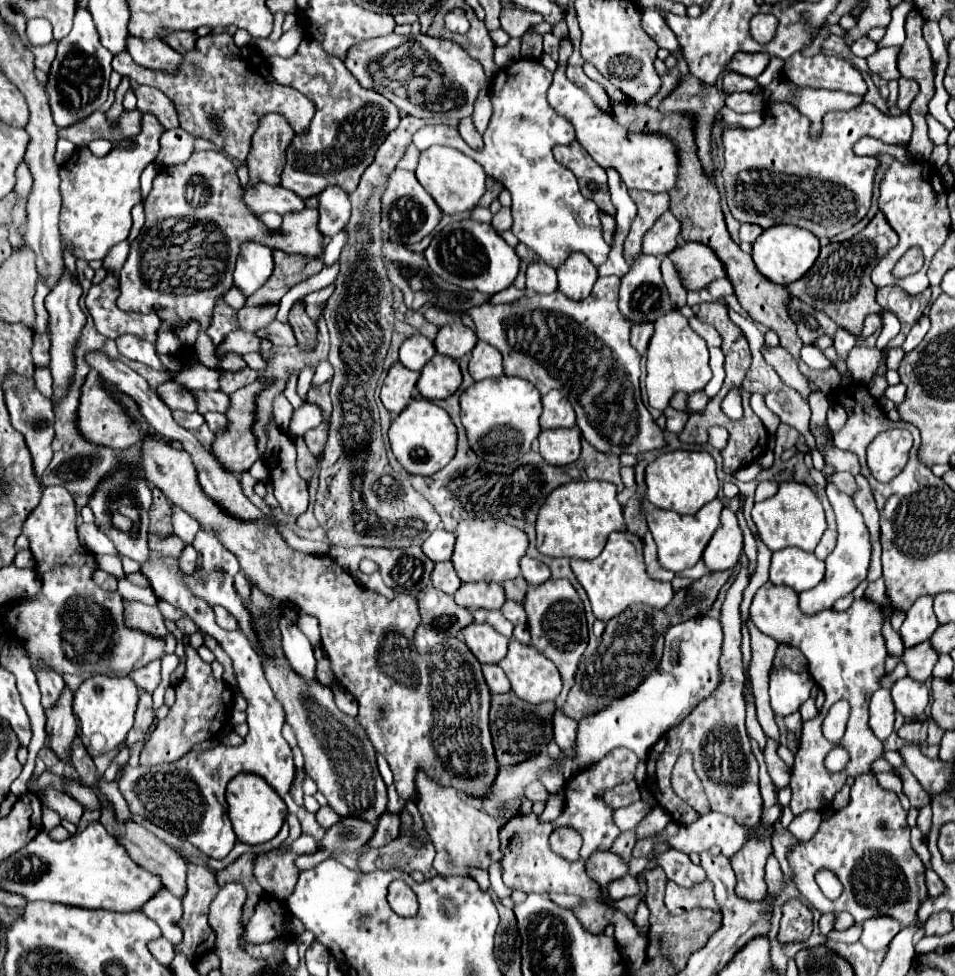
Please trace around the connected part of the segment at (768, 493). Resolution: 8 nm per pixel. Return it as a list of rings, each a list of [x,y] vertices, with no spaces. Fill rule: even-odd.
[[[763,481],[758,484],[755,491],[755,501],[760,502],[772,497],[778,490],[778,483],[774,481]]]

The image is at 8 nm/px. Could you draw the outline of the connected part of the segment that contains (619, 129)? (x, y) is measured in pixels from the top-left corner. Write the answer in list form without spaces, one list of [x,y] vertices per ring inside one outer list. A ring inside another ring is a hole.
[[[562,39],[558,67],[554,71],[552,87],[548,89],[548,103],[552,105],[552,109],[558,111],[562,117],[566,117],[574,125],[576,139],[584,145],[590,157],[604,169],[616,169],[628,189],[640,189],[650,193],[676,189],[676,183],[678,183],[676,145],[670,139],[656,133],[632,133],[626,127],[618,125],[610,113],[600,111],[584,89],[568,81],[566,65],[568,65],[570,53],[572,53],[572,43],[568,39]]]

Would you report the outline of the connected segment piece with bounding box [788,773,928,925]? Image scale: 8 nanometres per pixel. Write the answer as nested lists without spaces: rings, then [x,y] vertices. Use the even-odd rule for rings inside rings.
[[[872,773],[856,777],[852,785],[852,799],[848,807],[844,807],[842,811],[836,811],[828,821],[822,821],[818,833],[810,841],[796,845],[788,855],[788,861],[792,865],[794,883],[798,891],[802,893],[802,897],[812,907],[816,907],[820,913],[848,911],[856,923],[862,923],[864,919],[870,919],[872,915],[892,915],[900,919],[902,925],[914,923],[916,911],[920,903],[928,897],[928,893],[926,893],[926,883],[924,883],[924,863],[910,847],[910,827],[906,823],[906,815],[908,811],[902,807],[898,795],[894,791],[882,789],[878,785],[878,779]],[[814,867],[824,867],[832,871],[834,875],[838,875],[844,887],[838,901],[830,901],[824,897],[818,883],[814,881]]]

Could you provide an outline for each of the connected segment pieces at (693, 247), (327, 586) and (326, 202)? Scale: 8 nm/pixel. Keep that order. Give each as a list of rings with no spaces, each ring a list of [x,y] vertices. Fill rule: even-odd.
[[[682,243],[668,253],[676,271],[680,273],[686,291],[700,291],[710,281],[724,277],[724,267],[708,247],[702,243]]]
[[[150,431],[144,439],[142,439],[142,445],[140,445],[140,455],[142,455],[142,467],[144,467],[144,477],[148,479],[150,485],[158,487],[172,503],[176,503],[178,507],[182,507],[184,511],[188,511],[194,519],[200,521],[202,527],[206,529],[214,529],[216,535],[220,537],[220,541],[224,543],[224,547],[228,547],[228,551],[232,551],[238,561],[240,561],[240,567],[244,571],[244,575],[248,575],[248,579],[252,579],[252,583],[256,583],[258,587],[264,587],[264,591],[268,591],[268,595],[272,595],[276,601],[292,601],[302,613],[308,613],[308,615],[314,615],[318,621],[320,621],[320,633],[322,633],[322,647],[324,651],[328,653],[330,661],[332,661],[332,671],[334,675],[338,677],[338,681],[354,695],[354,699],[358,701],[358,721],[362,723],[362,727],[368,731],[368,737],[372,739],[372,745],[376,747],[378,753],[382,753],[394,773],[394,785],[398,789],[398,793],[408,801],[414,801],[414,793],[416,793],[416,787],[414,787],[414,775],[416,771],[428,771],[428,775],[432,775],[432,779],[444,783],[444,787],[454,787],[460,795],[468,795],[468,799],[476,805],[480,801],[480,797],[484,797],[492,783],[494,783],[494,777],[496,777],[496,769],[498,769],[498,763],[496,763],[496,757],[494,757],[494,747],[492,747],[492,737],[490,737],[490,729],[488,729],[488,711],[490,711],[490,691],[488,691],[488,685],[482,677],[482,669],[480,669],[480,661],[472,655],[472,651],[468,649],[468,645],[464,643],[464,639],[460,637],[452,637],[452,639],[446,639],[438,645],[434,645],[426,655],[420,655],[414,645],[412,645],[412,637],[414,637],[414,631],[416,627],[420,625],[420,611],[418,611],[418,603],[412,595],[396,595],[394,599],[386,599],[384,595],[380,593],[374,593],[370,589],[366,589],[364,585],[358,585],[354,581],[354,577],[350,573],[346,573],[336,561],[332,561],[328,555],[306,555],[306,553],[300,553],[300,551],[294,551],[286,545],[286,541],[280,537],[280,533],[274,529],[274,527],[268,527],[268,525],[262,525],[262,523],[244,523],[228,513],[224,513],[220,509],[220,505],[216,505],[212,499],[208,499],[204,495],[204,491],[200,489],[198,485],[198,477],[196,477],[196,469],[194,469],[194,463],[190,459],[190,455],[186,451],[178,451],[170,445],[170,441],[164,441],[160,439],[154,431]]]
[[[326,187],[318,195],[318,231],[324,237],[338,235],[350,219],[350,199],[340,187]]]

